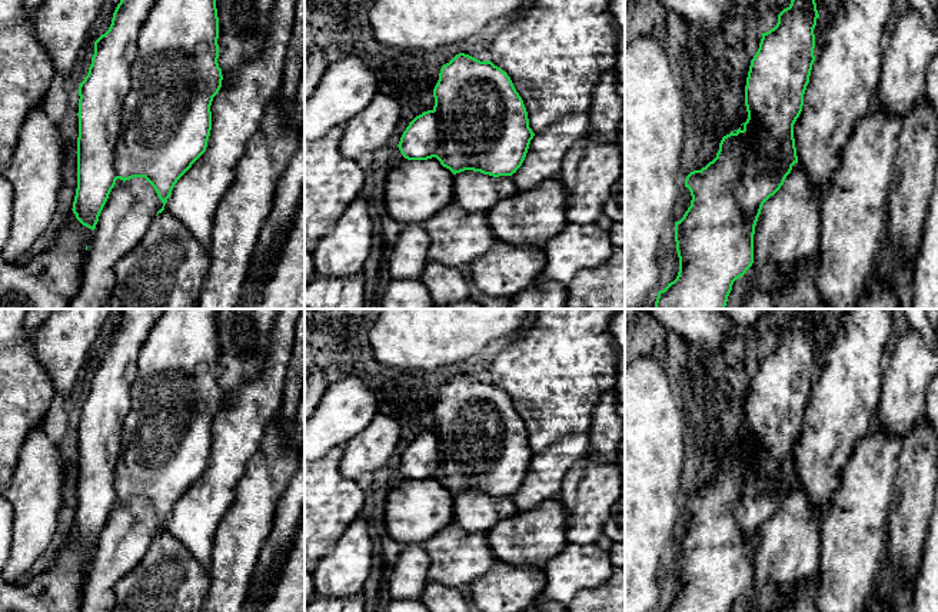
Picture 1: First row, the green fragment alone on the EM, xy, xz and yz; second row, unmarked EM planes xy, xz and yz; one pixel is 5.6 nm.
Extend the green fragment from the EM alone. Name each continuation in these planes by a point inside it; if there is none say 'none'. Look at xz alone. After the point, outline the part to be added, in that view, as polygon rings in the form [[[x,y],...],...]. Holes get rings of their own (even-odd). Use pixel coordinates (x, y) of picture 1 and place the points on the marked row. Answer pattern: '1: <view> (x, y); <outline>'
none

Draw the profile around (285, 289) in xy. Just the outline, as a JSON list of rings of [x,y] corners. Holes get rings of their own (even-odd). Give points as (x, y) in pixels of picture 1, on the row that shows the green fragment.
[[[305,193],[263,289],[257,309],[305,309]]]

